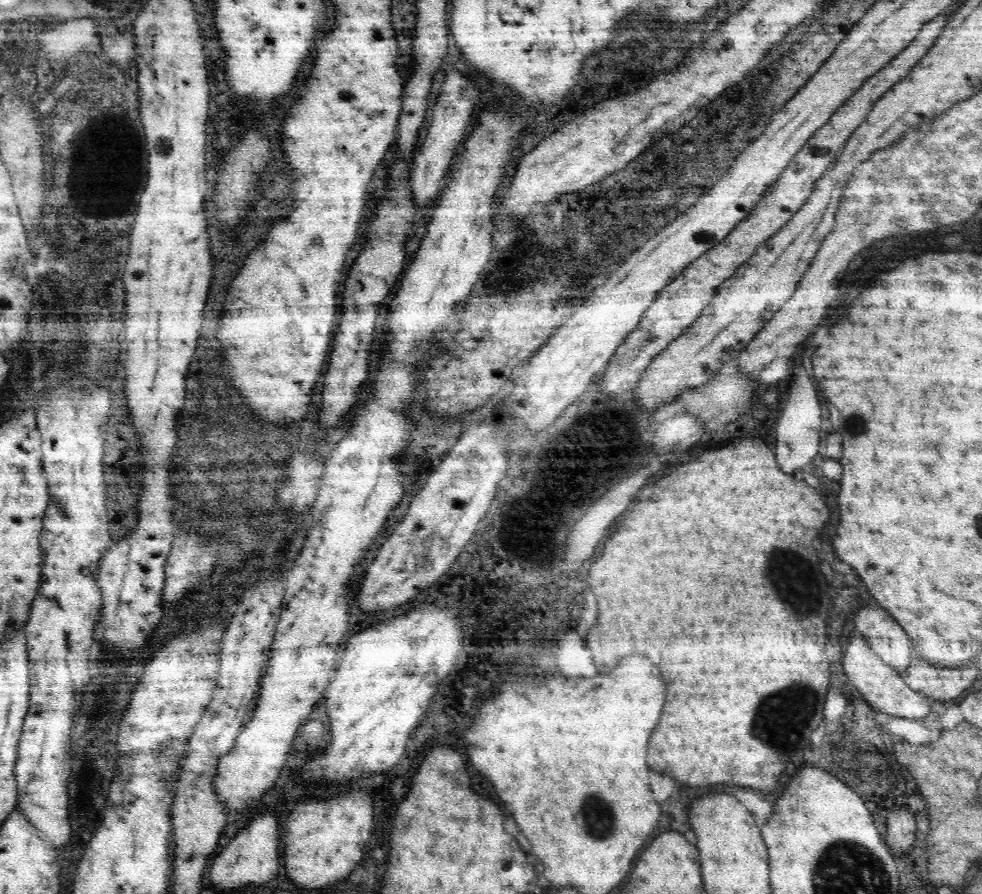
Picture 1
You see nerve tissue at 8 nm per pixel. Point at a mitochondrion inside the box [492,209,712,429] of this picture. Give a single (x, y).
(596, 416)

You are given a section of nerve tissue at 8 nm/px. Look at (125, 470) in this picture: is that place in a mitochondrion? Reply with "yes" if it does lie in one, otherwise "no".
no

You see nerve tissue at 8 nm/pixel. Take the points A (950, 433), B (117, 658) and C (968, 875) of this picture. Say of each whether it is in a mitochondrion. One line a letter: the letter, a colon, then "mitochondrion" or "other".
A: other
B: other
C: other

